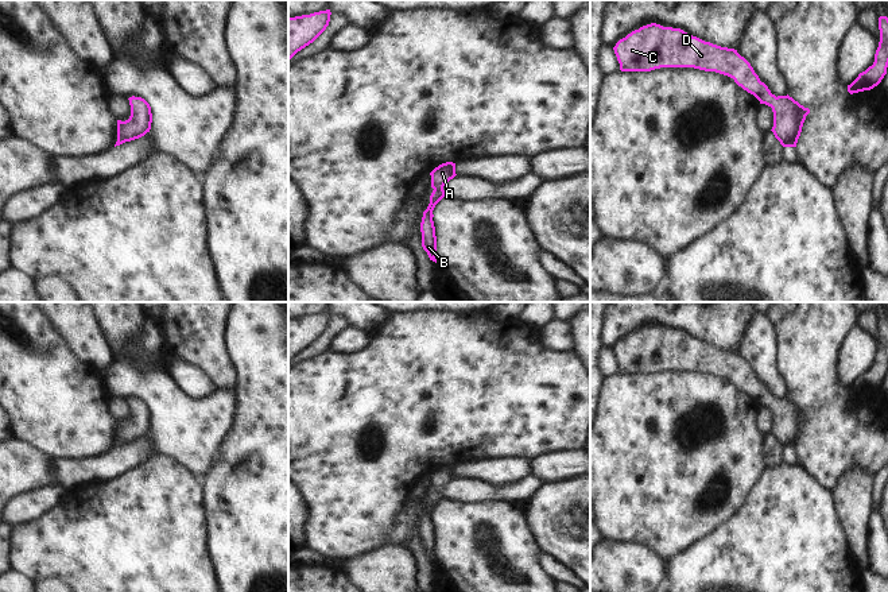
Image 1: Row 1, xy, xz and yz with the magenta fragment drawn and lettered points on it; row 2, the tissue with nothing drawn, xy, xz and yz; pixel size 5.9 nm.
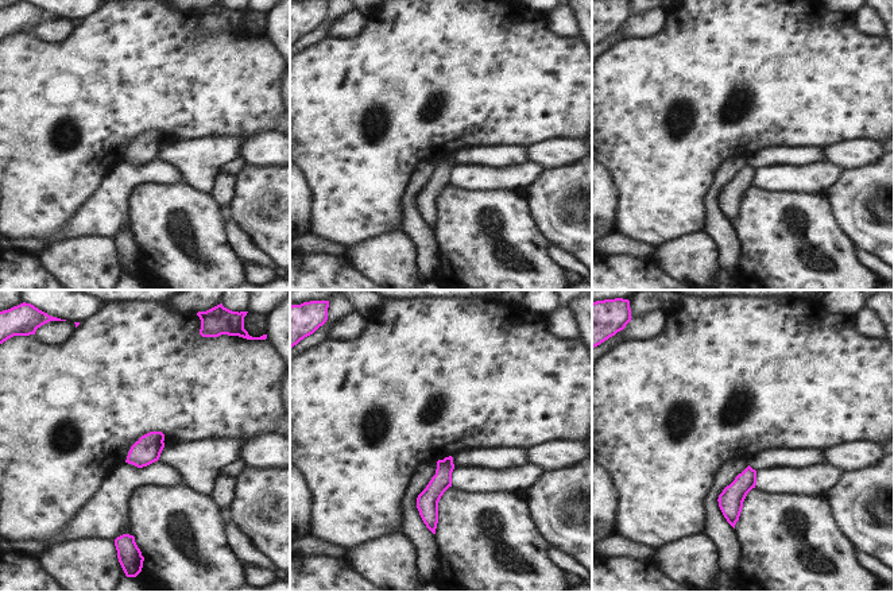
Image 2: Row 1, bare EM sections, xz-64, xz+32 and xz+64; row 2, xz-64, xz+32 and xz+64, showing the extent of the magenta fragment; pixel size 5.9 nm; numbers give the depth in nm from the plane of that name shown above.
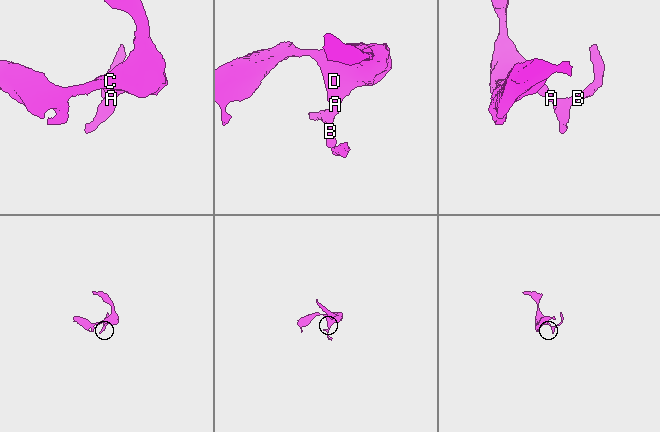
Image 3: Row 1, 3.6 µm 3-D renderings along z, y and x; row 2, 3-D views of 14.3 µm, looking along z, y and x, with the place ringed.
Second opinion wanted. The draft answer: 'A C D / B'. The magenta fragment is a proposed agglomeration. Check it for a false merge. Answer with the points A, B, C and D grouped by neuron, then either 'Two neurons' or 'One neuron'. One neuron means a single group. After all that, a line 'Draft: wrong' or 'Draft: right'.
Groups: A B C D. One neuron
Draft: wrong

